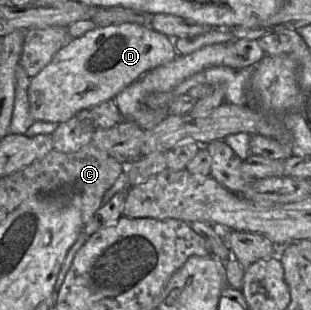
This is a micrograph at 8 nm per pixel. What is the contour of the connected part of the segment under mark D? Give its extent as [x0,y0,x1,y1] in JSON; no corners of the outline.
[26,22,177,124]

